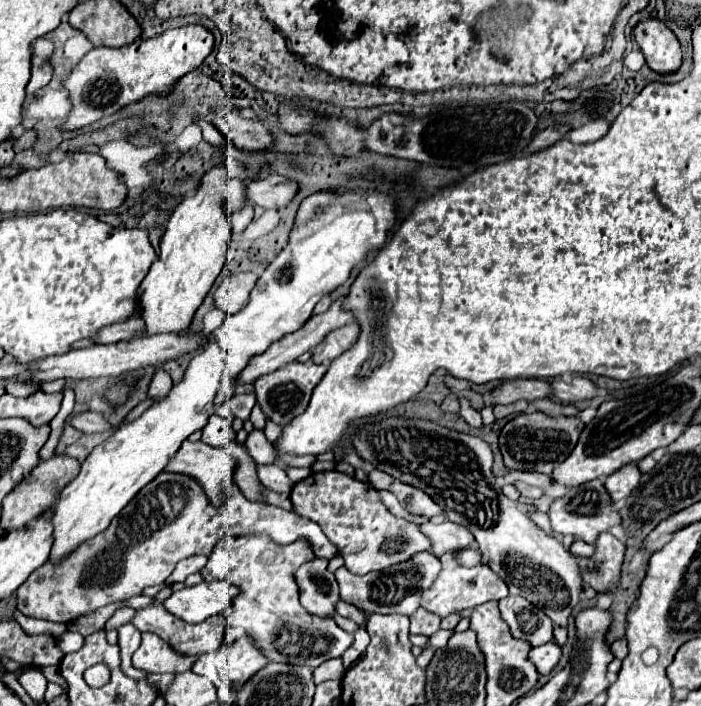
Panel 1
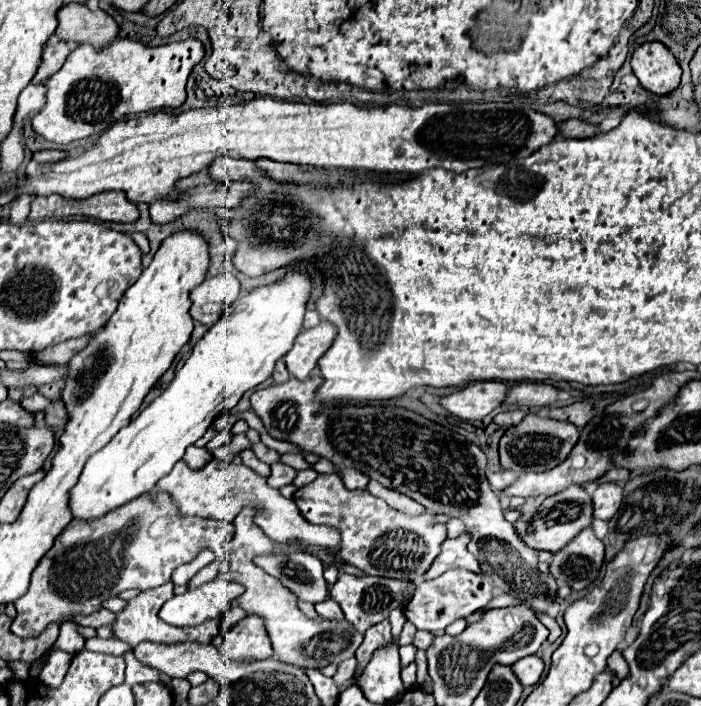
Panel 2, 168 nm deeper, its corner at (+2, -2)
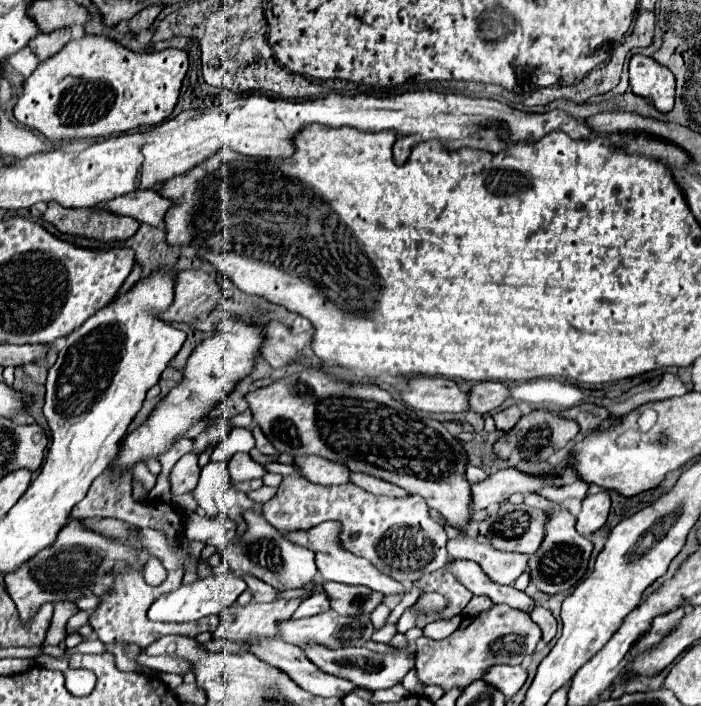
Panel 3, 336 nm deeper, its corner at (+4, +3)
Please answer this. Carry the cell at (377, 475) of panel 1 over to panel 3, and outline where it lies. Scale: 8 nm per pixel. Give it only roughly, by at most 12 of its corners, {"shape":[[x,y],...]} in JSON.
{"shape":[[300,456],[298,470],[322,486],[350,482],[350,468],[322,456]]}

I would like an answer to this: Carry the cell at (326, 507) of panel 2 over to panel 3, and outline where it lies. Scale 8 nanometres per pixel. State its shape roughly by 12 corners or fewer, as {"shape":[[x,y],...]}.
{"shape":[[296,472],[262,514],[276,530],[344,526],[346,550],[404,584],[448,562],[420,496],[330,488]]}

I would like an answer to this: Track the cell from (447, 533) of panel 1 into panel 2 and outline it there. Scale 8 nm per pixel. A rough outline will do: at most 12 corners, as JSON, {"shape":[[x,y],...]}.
{"shape":[[460,535],[442,543],[442,553],[424,575],[426,581],[460,567],[482,573],[466,549],[470,537]]}

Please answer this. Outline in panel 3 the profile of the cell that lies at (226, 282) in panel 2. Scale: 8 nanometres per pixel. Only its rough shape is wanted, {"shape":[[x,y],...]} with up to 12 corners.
{"shape":[[180,270],[166,322],[208,316],[222,288],[204,270]]}

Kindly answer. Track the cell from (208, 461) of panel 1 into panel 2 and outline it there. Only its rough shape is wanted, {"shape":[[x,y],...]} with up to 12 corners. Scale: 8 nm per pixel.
{"shape":[[184,461],[156,483],[178,515],[232,523],[244,505],[264,535],[324,565],[344,563],[340,533],[304,521],[242,463]]}

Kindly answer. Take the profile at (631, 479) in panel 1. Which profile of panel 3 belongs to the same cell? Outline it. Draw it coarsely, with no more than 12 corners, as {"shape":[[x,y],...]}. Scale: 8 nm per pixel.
{"shape":[[608,490],[582,500],[576,528],[588,536],[602,528],[610,512]]}

